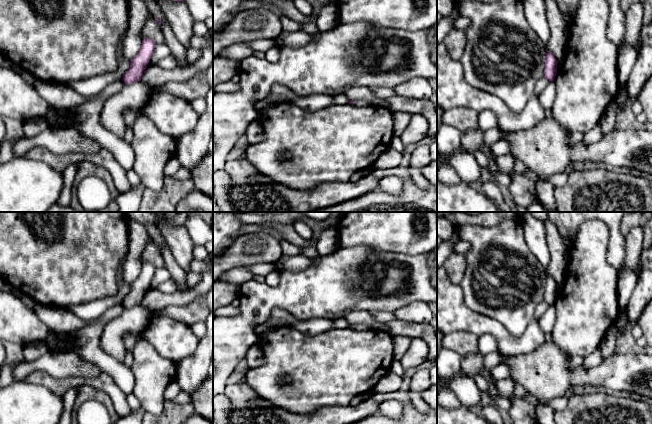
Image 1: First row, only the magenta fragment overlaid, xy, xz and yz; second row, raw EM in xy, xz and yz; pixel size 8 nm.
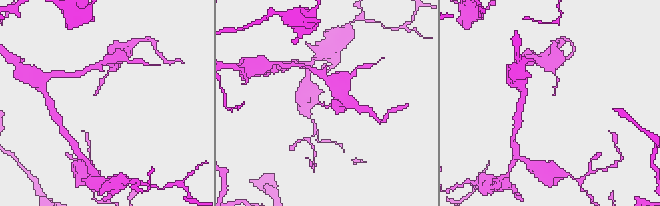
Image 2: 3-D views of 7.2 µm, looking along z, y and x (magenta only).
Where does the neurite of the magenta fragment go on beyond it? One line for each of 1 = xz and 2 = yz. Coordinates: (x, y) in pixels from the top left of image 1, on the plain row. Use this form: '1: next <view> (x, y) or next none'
1: next none
2: next none

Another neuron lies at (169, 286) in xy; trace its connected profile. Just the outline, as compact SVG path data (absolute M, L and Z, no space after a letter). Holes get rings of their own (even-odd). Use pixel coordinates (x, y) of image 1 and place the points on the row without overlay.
M170 278L162 282L157 289L165 293L175 293L178 291L178 285L174 279Z

